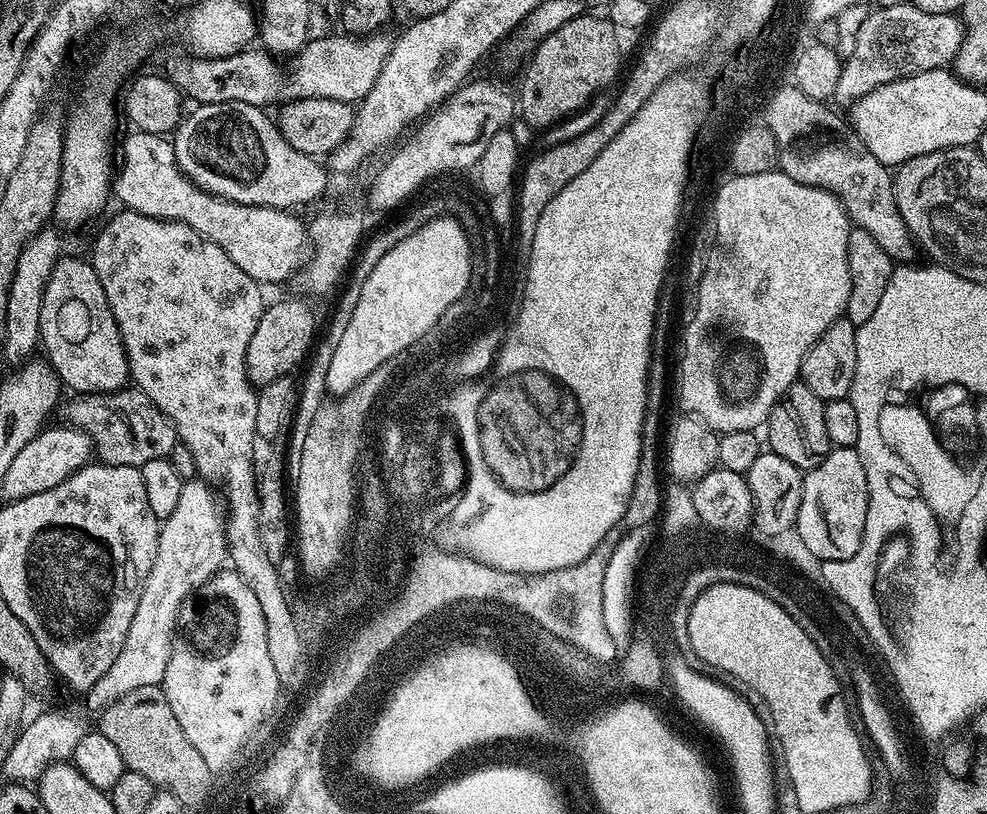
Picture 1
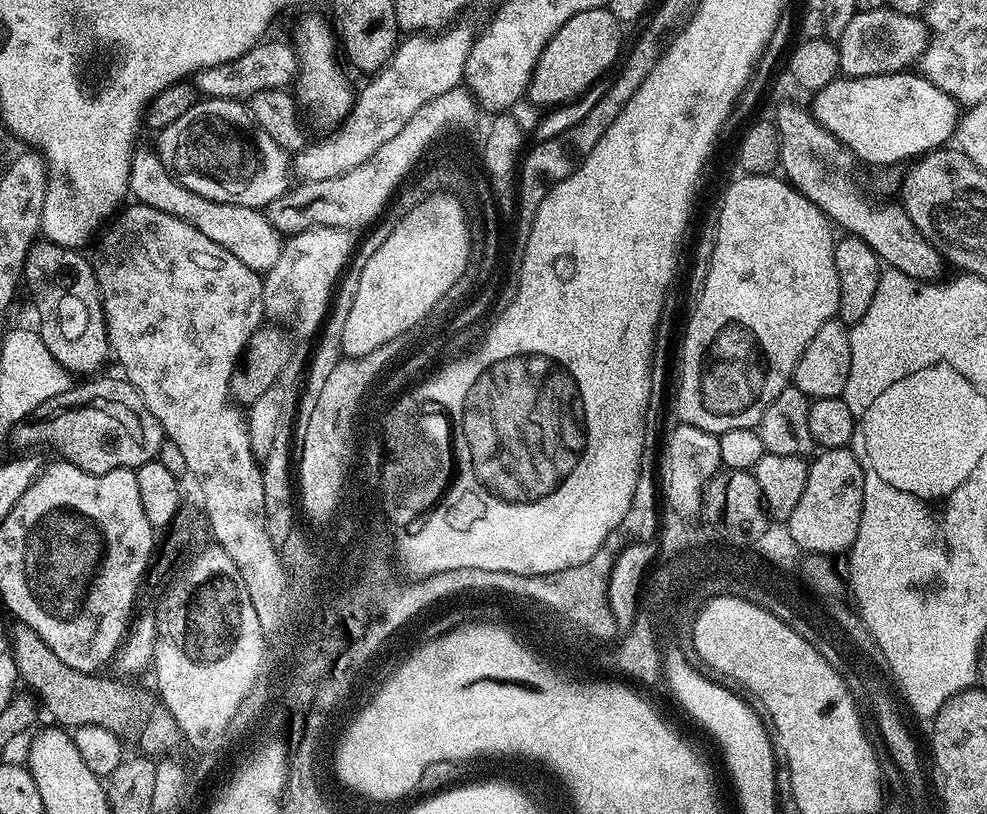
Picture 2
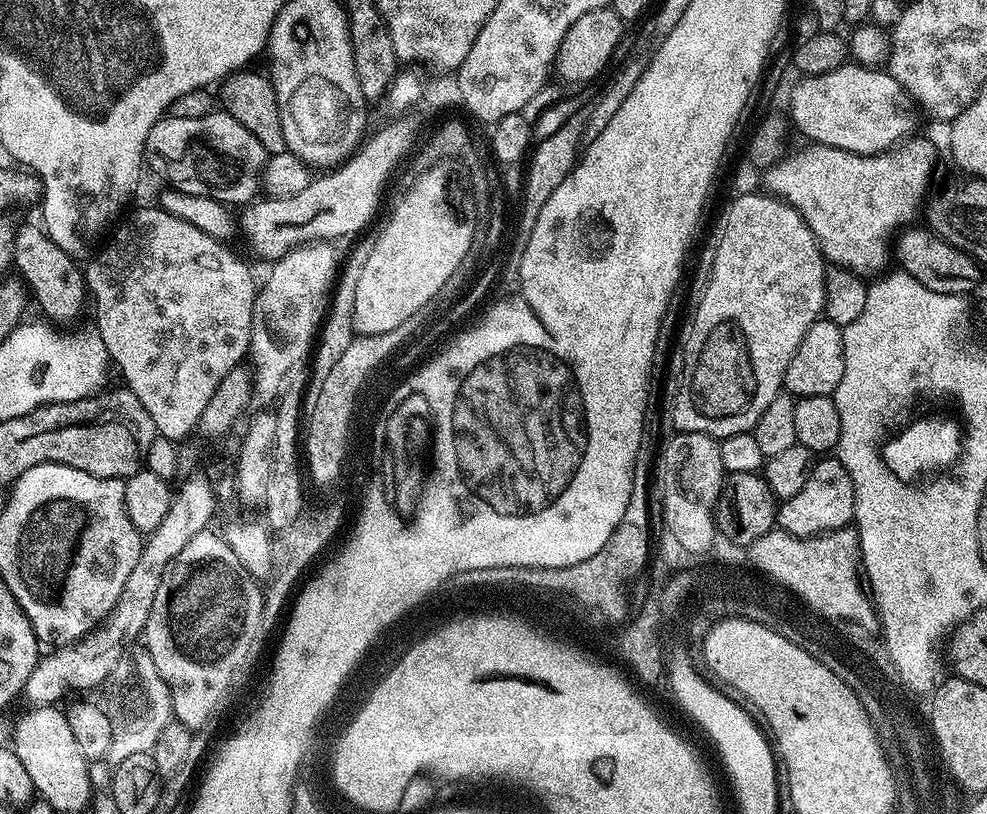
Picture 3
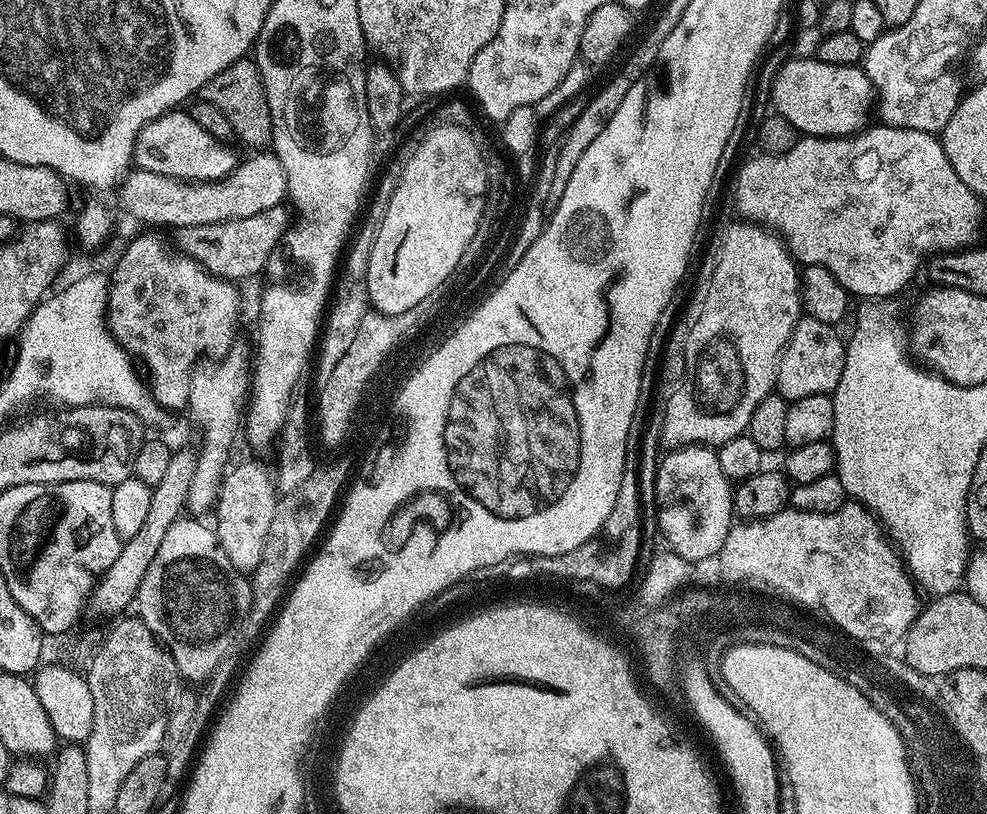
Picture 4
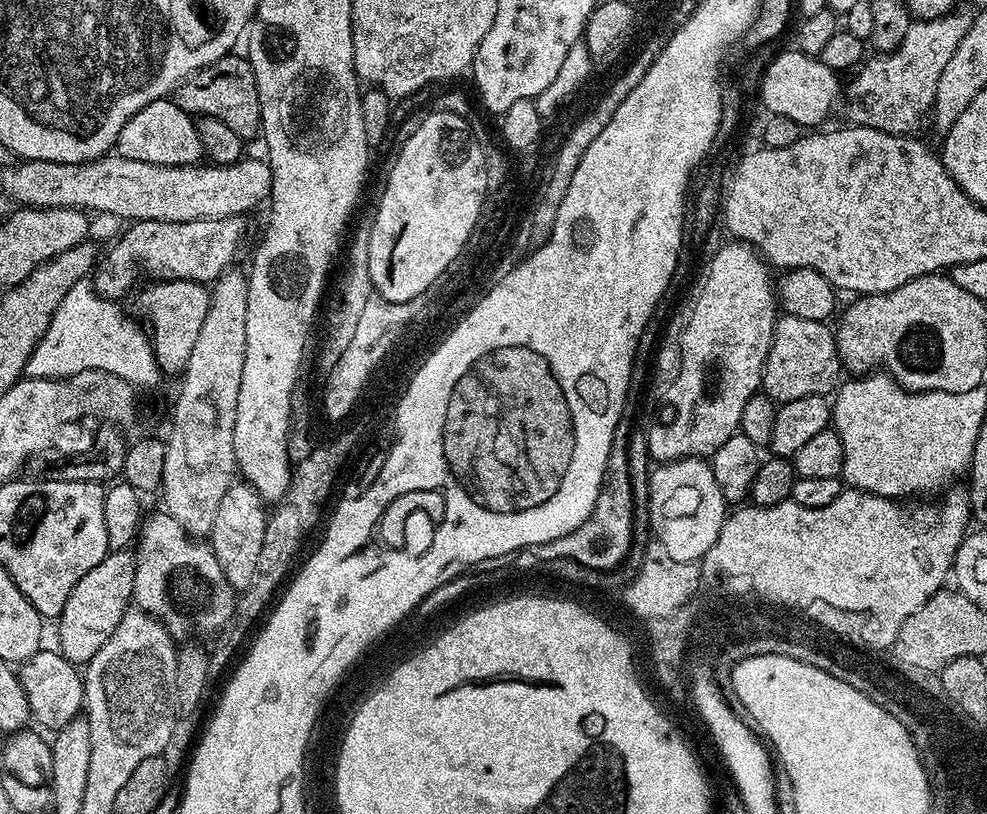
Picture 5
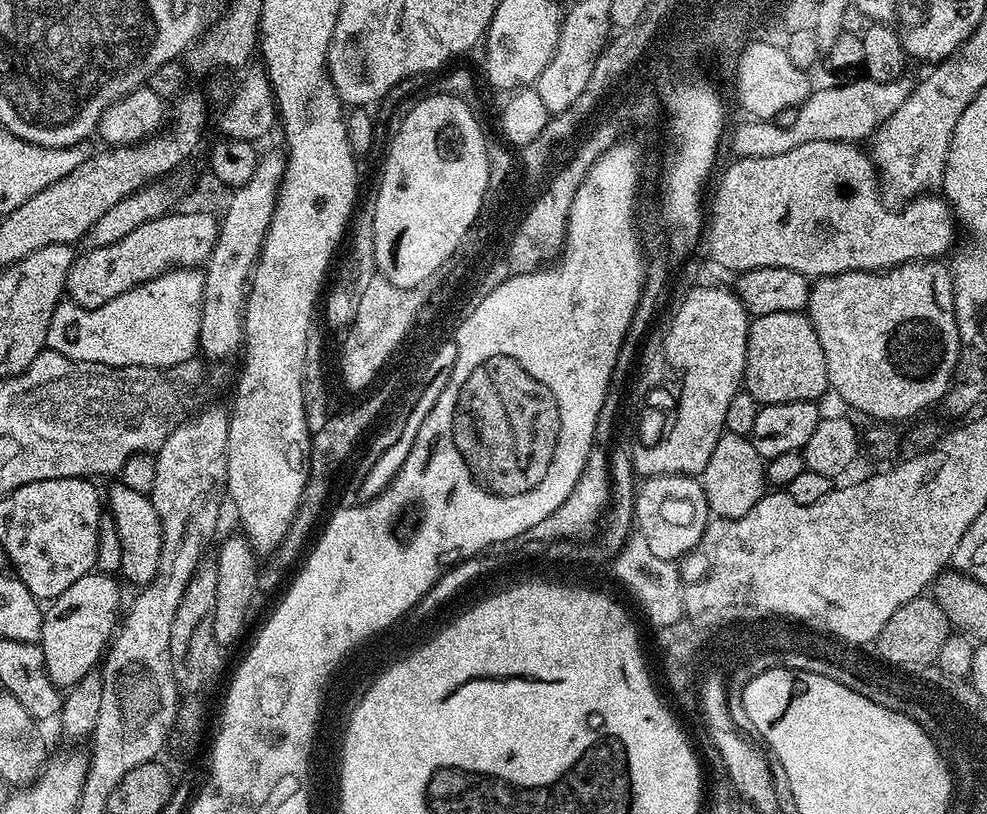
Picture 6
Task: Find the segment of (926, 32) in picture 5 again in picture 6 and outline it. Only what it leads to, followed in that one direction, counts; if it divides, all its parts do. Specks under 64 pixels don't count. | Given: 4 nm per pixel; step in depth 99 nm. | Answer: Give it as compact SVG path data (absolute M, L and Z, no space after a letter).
M861 78L849 84L836 84L833 88L817 87L808 99L797 108L798 119L789 128L783 128L777 122L749 119L749 124L740 124L732 136L732 148L737 157L770 158L774 154L786 154L786 150L794 150L794 146L802 146L806 142L822 142L823 140L847 140L864 142L871 137L877 128L882 127L886 118L890 118L902 102L911 94L913 81L908 78L887 80L885 84L877 80Z

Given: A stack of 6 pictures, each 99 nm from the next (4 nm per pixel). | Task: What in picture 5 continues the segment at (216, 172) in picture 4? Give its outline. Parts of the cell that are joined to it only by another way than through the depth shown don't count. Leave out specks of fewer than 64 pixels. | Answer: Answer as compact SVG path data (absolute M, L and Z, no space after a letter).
M171 99L155 100L150 102L150 106L138 110L138 114L134 114L134 118L122 126L122 134L118 134L116 139L115 151L138 162L154 162L162 166L195 164L202 156L197 121Z

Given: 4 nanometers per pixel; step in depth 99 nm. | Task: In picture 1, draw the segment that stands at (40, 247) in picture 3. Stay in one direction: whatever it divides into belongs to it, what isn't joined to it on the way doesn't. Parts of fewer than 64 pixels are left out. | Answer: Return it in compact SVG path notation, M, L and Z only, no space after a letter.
M67 256L56 261L42 298L40 344L42 352L44 348L43 355L60 377L61 385L65 389L73 388L73 393L121 391L130 380L128 359L124 353L118 322L114 322L110 302L106 302L106 290L102 290L102 282L98 282L98 274L94 274L87 259L75 260L74 257Z

